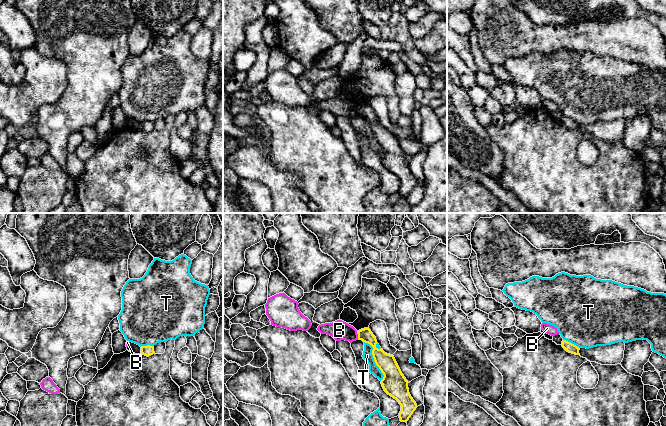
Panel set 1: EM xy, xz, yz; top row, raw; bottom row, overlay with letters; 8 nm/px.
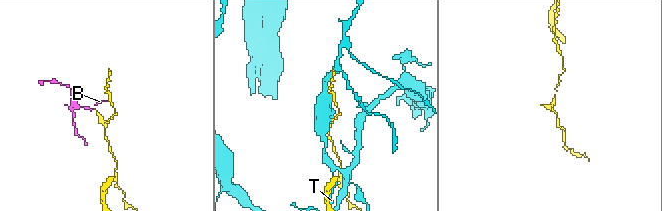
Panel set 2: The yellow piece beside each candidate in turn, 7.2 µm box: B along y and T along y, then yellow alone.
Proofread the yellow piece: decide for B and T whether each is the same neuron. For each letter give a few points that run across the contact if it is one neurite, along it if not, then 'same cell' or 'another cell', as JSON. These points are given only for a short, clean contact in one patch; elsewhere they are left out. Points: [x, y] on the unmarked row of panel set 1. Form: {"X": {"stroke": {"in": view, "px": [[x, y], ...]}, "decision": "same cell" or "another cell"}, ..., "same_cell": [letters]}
{"B": {"stroke": {"in": "xz", "px": [[356, 107], [358, 114]]}, "decision": "another cell"}, "T": {"decision": "another cell"}, "same_cell": []}

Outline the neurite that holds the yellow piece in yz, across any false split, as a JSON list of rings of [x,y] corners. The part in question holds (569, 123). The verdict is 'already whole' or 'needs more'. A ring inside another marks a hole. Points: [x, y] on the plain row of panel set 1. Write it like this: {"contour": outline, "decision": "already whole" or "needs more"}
{"contour": [[[566,116],[562,117],[562,123],[569,129],[580,131],[579,130],[580,124]]], "decision": "already whole"}

